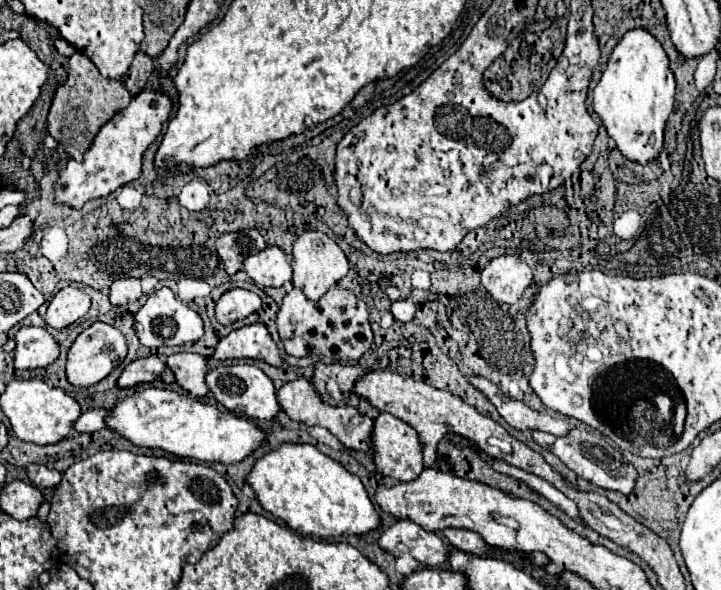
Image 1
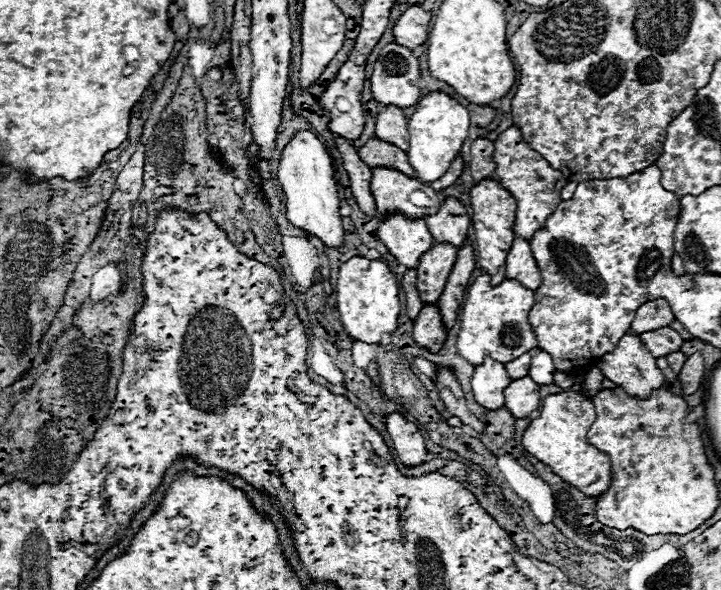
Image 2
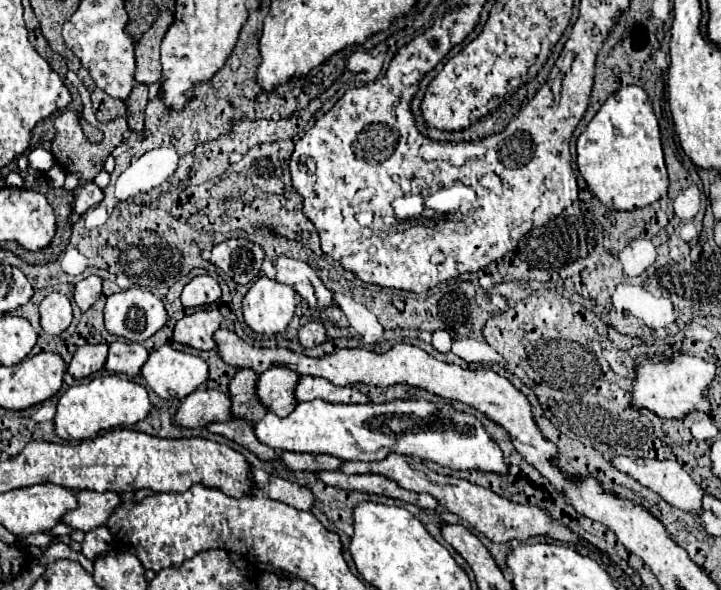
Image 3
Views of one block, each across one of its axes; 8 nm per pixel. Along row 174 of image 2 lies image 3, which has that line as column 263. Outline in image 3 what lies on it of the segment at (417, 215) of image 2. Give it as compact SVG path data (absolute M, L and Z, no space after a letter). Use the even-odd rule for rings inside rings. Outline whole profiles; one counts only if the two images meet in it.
M276 366L258 376L256 394L258 400L268 408L268 412L276 412L276 416L288 416L296 408L294 386L298 382L298 374L290 368Z

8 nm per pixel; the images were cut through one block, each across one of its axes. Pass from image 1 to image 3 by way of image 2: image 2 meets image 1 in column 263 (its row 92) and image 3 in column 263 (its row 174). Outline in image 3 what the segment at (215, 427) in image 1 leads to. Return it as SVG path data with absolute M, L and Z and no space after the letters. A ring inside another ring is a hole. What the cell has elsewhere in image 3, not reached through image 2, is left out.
M324 400L300 402L286 418L268 412L254 424L260 442L276 452L310 452L330 454L340 460L384 460L388 454L416 456L432 460L452 470L482 470L508 474L504 452L492 440L482 422L468 412L456 410L450 402L430 400L392 400L384 404L328 404Z

